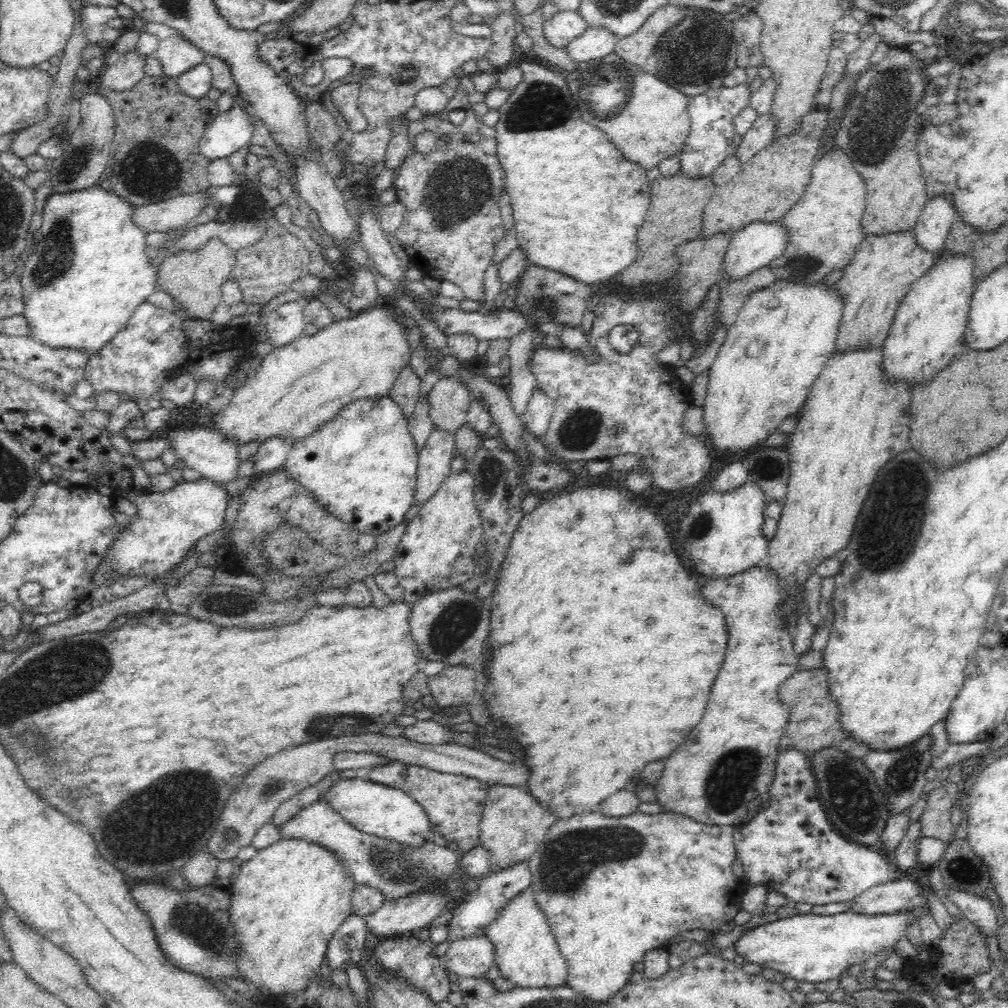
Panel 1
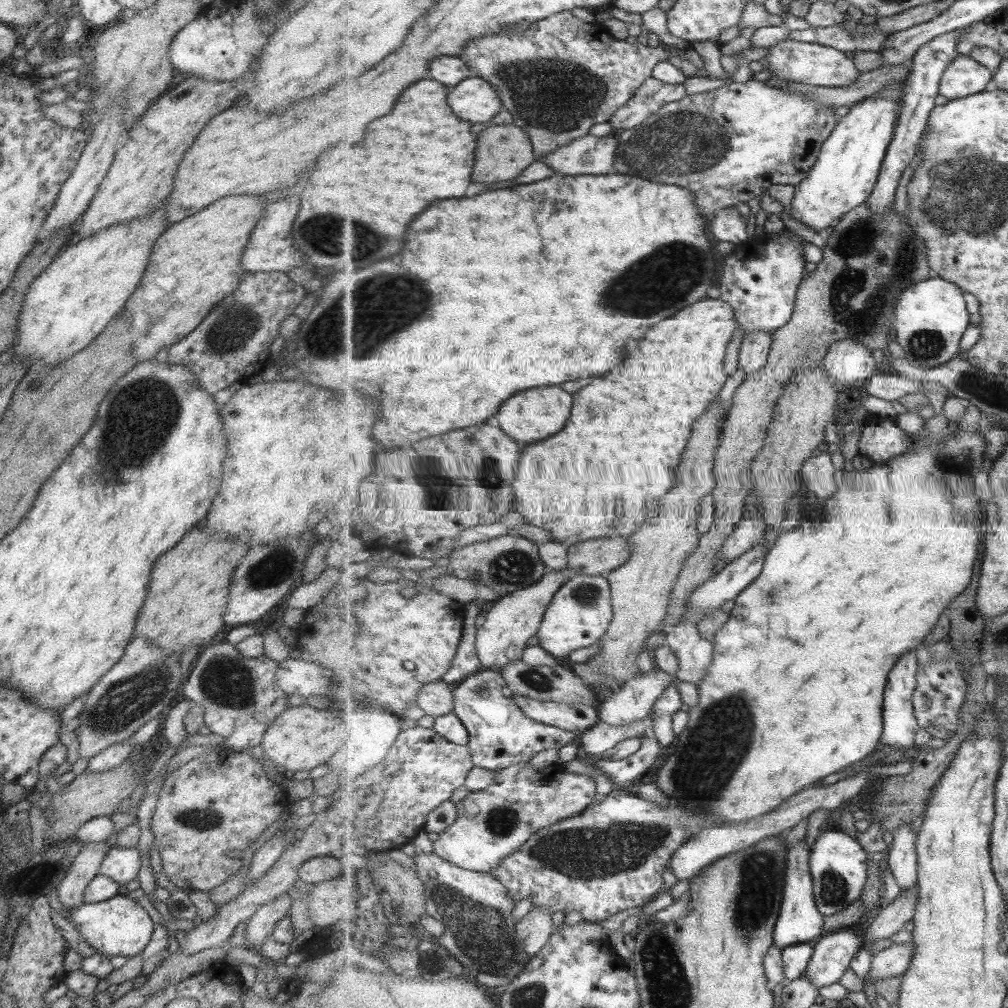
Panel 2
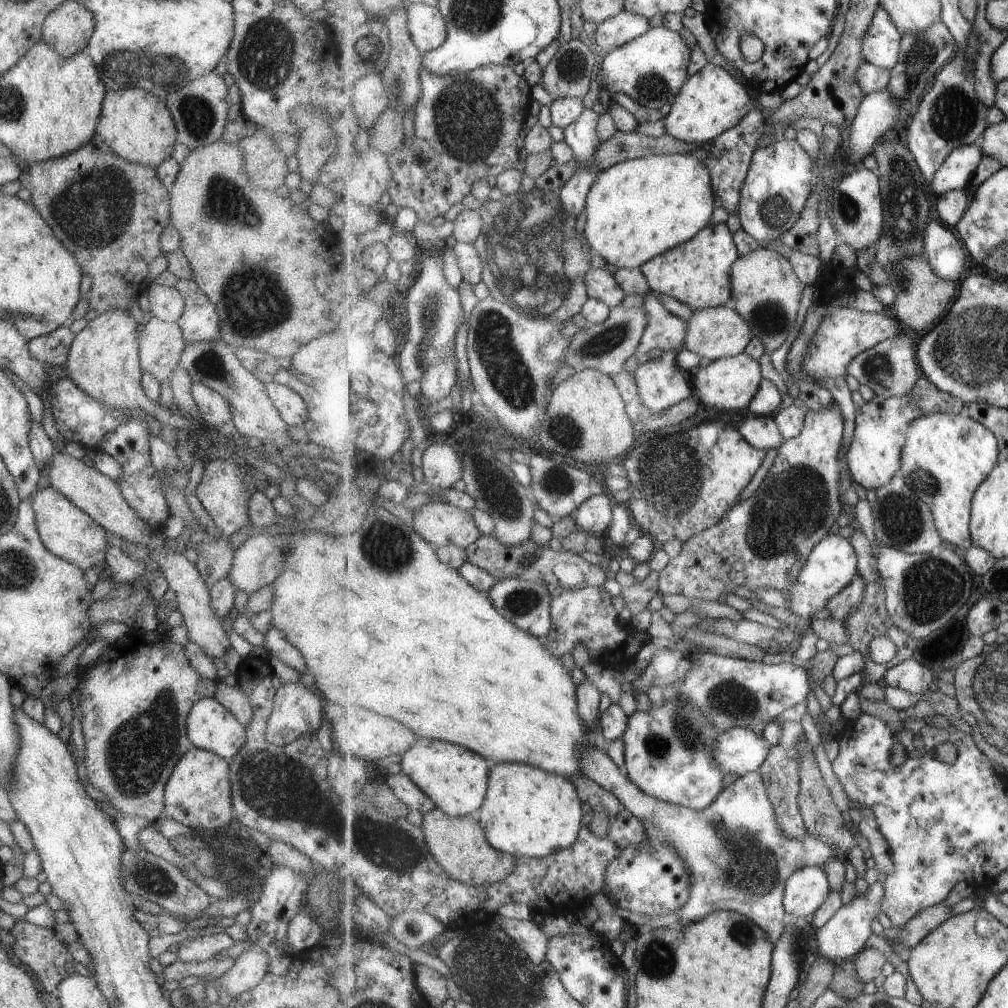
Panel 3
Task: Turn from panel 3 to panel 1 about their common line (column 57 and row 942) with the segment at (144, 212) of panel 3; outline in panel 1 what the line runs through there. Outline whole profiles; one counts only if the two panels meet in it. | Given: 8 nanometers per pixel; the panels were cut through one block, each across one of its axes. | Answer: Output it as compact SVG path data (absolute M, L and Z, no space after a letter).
M160 880L129 881L129 888L137 907L149 917L155 939L170 964L208 980L220 980L220 982L225 978L242 980L238 969L240 941L236 937L236 925L229 914L231 892L228 888L217 888L210 884L202 888L187 886L182 890L175 890Z

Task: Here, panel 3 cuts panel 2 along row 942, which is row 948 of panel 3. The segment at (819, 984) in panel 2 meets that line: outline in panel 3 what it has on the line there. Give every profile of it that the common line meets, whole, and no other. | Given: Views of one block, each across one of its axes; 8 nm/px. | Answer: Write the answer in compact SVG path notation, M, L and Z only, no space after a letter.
M875 882L869 886L865 898L855 896L850 904L843 905L825 926L815 930L815 936L813 936L815 952L836 963L853 960L871 936L871 930L873 930L871 924L873 924L873 920L877 920L877 912L882 911L882 900L885 894L884 883Z

